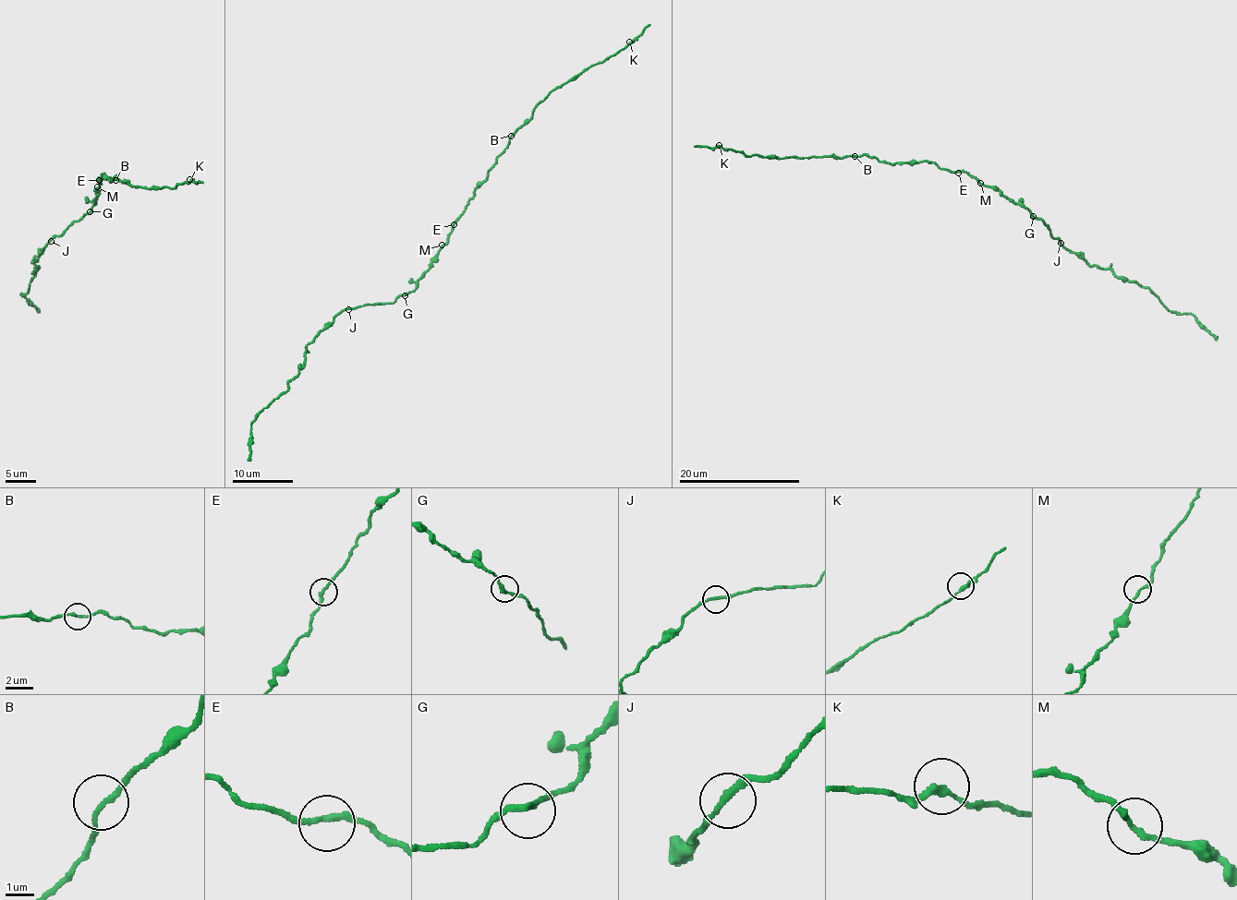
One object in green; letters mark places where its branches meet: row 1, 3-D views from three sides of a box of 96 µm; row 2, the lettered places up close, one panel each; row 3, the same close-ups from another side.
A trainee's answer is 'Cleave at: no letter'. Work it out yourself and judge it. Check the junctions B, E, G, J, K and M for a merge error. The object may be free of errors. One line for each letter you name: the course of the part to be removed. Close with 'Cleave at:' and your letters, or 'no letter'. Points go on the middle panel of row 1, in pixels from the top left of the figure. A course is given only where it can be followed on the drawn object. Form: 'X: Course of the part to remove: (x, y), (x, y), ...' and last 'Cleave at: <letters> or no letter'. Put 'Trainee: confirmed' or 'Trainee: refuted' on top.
Trainee: confirmed
Cleave at: no letter

